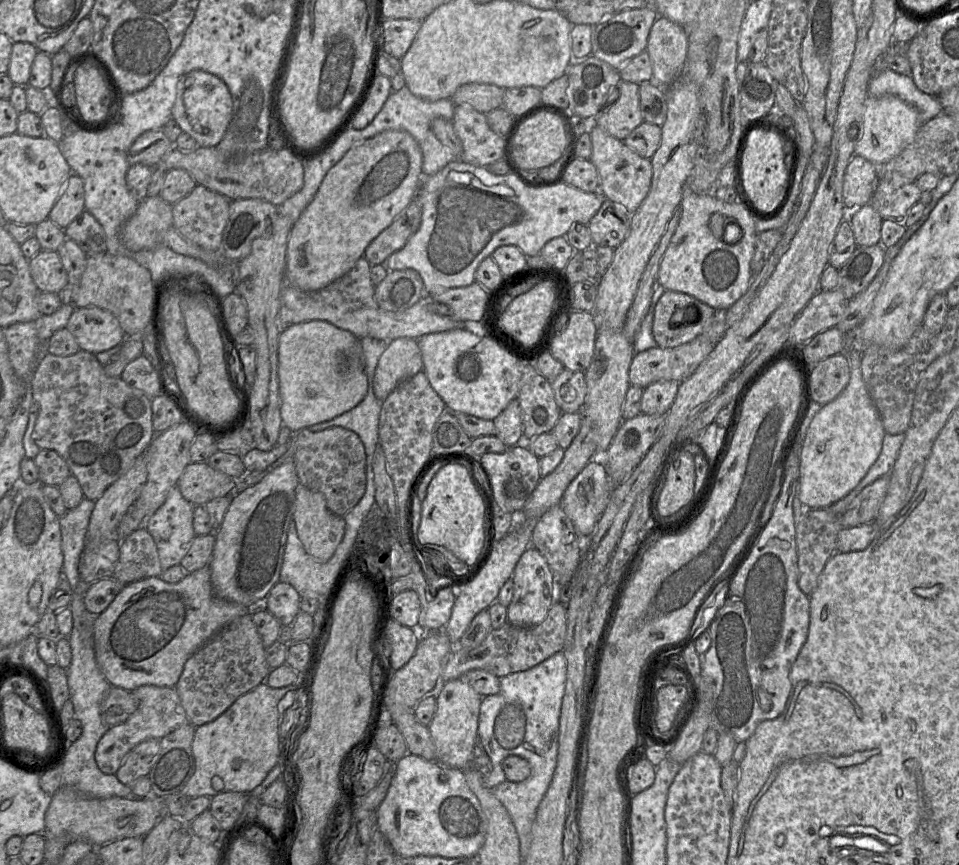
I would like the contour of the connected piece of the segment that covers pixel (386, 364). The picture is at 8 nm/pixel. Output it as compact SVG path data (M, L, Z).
M396 338L387 343L374 376L374 392L380 401L386 398L403 381L423 371L422 353L417 339Z

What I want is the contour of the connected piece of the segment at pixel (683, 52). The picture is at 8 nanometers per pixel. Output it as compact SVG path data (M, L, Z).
M658 17L651 27L646 46L653 70L653 80L664 89L682 75L687 60L688 39L685 28L664 17Z

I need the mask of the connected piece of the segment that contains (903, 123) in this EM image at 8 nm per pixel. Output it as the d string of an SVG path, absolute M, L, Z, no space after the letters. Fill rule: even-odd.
M892 95L868 97L863 115L863 133L854 146L854 154L877 166L885 164L913 142L920 127L917 110L900 98Z

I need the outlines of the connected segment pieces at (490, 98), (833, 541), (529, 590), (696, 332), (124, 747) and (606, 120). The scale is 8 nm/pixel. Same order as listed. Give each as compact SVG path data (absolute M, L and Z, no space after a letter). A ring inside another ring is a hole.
M483 83L461 85L450 98L455 105L470 105L481 113L503 107L505 89Z
M798 494L794 499L796 546L798 553L798 585L803 593L811 595L818 584L818 579L827 561L837 551L837 538L843 529L835 513L828 507L812 508L799 500Z
M532 546L526 549L517 562L512 580L514 593L510 604L507 606L508 623L521 628L534 627L540 624L561 593L562 584L555 582L545 558Z
M665 290L654 309L652 333L657 346L673 348L694 340L709 327L716 313L716 309L691 295ZM690 306L699 311L699 316L691 315L694 311L684 313ZM684 322L696 324L687 326Z
M143 685L131 691L137 699L137 710L123 723L110 727L100 738L94 753L98 769L114 775L126 754L147 739L161 739L177 727L190 723L175 687Z
M621 81L619 86L618 100L605 100L604 108L600 108L600 113L592 121L611 136L623 141L628 135L638 127L644 120L640 109L639 84Z

